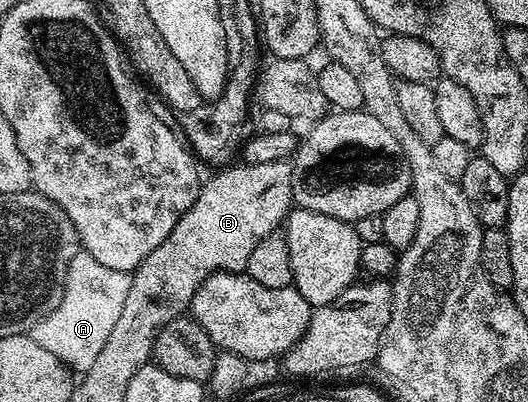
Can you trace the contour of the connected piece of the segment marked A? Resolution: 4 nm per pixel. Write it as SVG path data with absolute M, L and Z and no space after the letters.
M80 250L69 262L62 287L61 300L49 316L33 327L30 335L36 344L47 349L69 369L85 372L96 357L100 356L100 351L124 308L125 297L131 288L131 273L107 268L90 253Z

